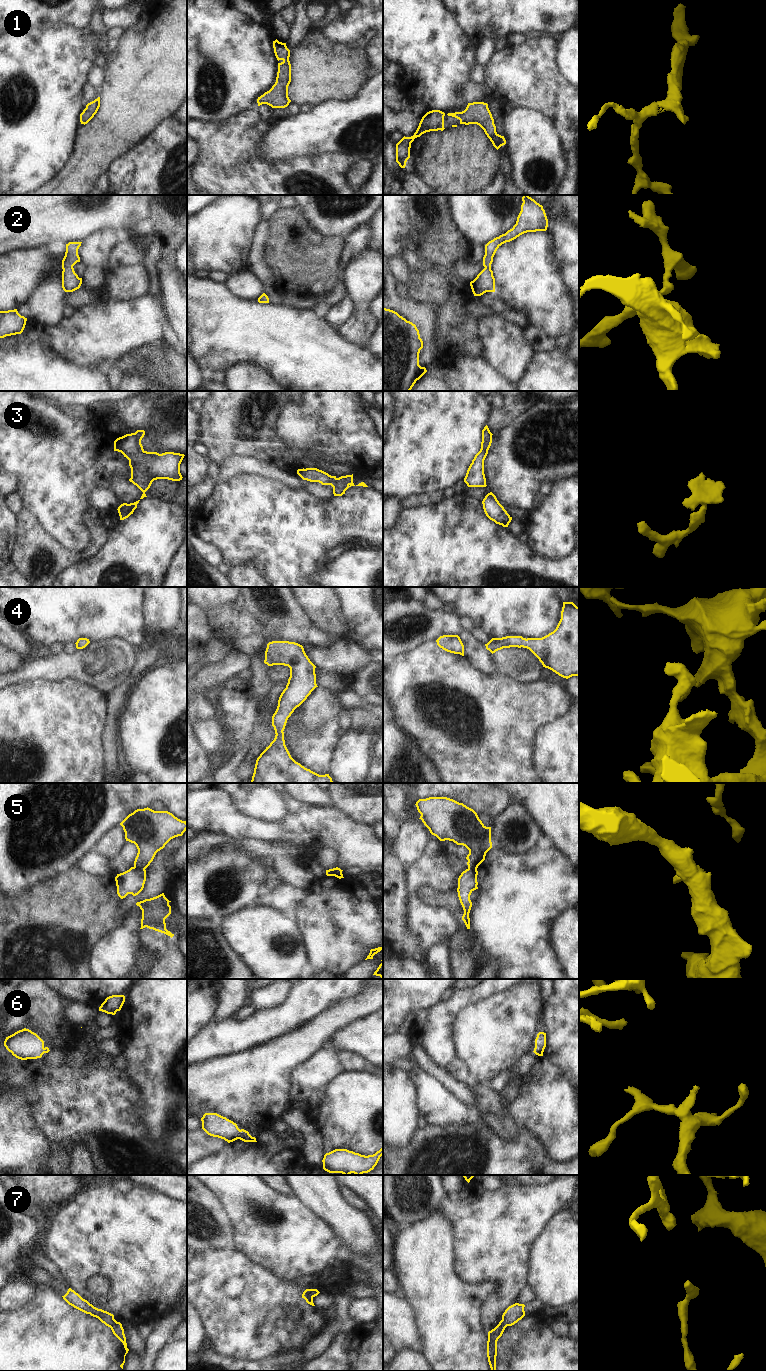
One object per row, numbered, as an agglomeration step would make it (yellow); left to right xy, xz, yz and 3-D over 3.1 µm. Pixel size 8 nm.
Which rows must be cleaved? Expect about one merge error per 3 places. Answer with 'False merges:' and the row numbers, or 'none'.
False merges: 5, 7

